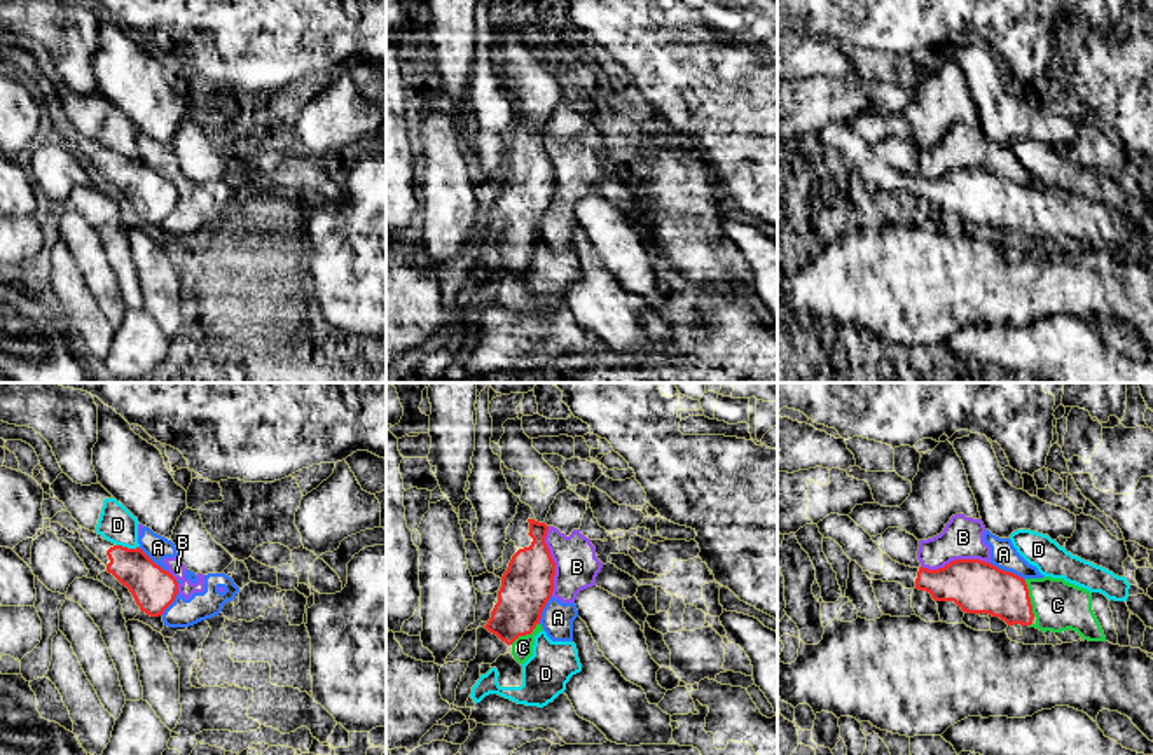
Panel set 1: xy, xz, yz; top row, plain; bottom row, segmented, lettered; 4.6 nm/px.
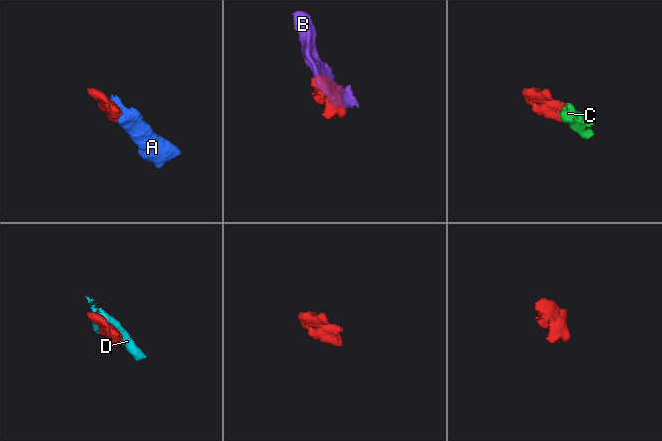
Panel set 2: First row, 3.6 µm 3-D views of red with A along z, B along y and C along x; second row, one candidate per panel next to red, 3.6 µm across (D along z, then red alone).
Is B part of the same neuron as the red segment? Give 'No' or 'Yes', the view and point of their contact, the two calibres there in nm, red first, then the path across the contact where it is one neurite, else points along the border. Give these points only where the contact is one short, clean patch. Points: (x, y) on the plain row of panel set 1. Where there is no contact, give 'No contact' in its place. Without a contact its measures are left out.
No. Touches red at xz (552, 170). Thickness 240 nm (red) against 200 nm

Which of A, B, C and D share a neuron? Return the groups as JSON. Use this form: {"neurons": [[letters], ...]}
{"neurons": [["A", "B"], ["C"], ["D"]]}

